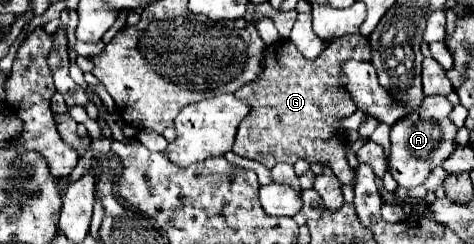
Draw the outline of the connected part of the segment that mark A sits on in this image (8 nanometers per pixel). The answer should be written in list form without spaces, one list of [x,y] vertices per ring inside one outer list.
[[[429,95],[423,99],[415,115],[407,115],[405,119],[399,119],[391,127],[391,155],[389,155],[391,169],[389,173],[401,187],[411,189],[411,187],[425,183],[431,169],[435,169],[437,165],[443,165],[443,161],[457,149],[457,143],[455,143],[457,127],[449,119],[451,111],[453,111],[453,105],[447,101],[447,97]]]

